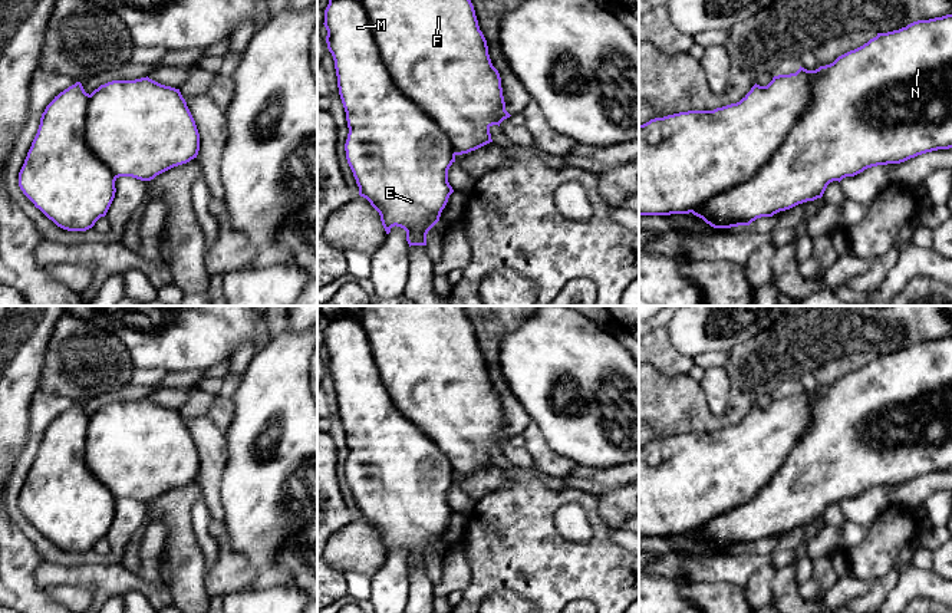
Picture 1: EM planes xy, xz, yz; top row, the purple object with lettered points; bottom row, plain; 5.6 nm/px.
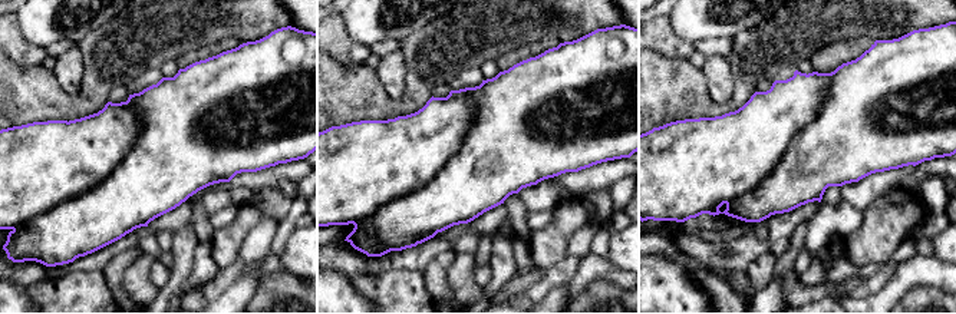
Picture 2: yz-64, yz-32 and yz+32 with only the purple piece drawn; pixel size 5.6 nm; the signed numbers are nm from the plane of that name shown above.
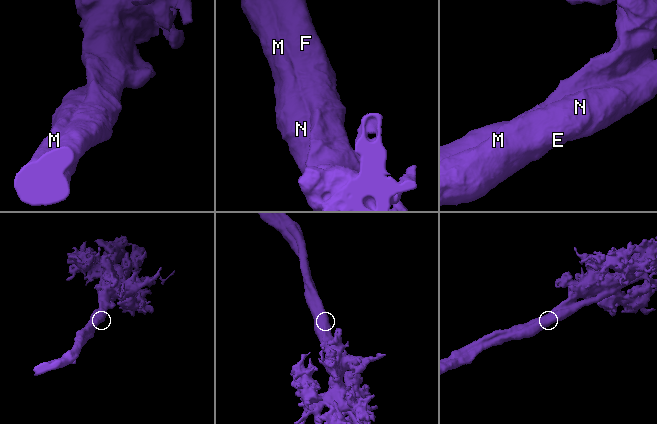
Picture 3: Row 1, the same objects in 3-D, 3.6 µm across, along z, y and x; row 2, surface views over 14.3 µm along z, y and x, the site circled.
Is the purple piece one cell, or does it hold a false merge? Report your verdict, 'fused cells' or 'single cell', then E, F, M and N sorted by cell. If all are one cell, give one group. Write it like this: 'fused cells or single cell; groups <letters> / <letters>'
fused cells; groups E M N / F

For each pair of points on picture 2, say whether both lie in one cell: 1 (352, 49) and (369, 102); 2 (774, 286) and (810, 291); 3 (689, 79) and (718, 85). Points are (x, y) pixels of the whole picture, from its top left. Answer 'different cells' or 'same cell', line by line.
1: different cells
2: different cells
3: different cells

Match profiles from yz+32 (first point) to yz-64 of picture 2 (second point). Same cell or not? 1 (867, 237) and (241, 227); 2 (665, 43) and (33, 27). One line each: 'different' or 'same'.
1: same
2: different

